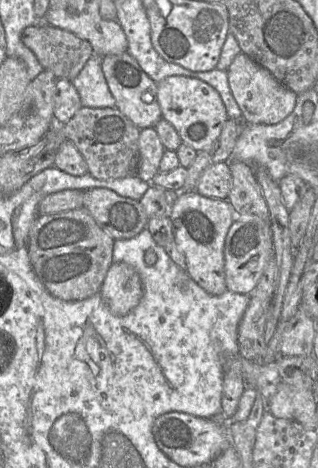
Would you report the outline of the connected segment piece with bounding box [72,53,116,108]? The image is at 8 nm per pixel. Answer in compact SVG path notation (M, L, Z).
M94 53L72 81L79 94L82 107L106 108L116 106L115 98L110 92L101 67L101 59L101 56Z

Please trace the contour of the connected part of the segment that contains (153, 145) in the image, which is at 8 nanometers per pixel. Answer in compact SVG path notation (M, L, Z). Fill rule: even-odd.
M154 127L140 130L139 149L140 158L136 175L150 183L160 172L159 165L166 150Z

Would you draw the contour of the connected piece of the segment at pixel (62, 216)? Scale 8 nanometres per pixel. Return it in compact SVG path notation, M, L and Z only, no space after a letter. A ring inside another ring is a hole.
M85 208L37 216L28 235L30 267L44 289L66 302L85 300L100 293L113 264L115 240L104 231Z

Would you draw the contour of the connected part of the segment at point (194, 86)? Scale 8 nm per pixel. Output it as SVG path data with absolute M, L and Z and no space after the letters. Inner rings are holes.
M169 76L157 83L157 97L163 119L172 124L183 143L197 152L210 147L217 140L228 119L218 91L198 78Z

